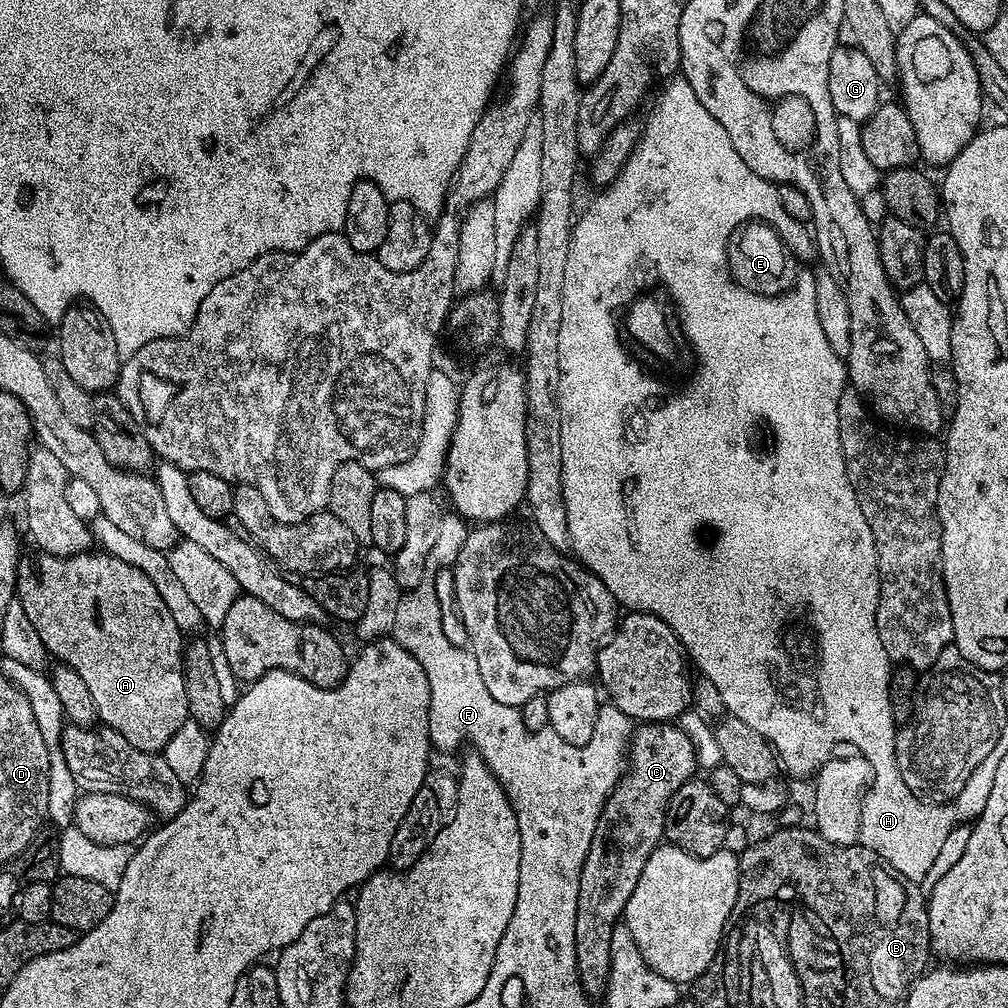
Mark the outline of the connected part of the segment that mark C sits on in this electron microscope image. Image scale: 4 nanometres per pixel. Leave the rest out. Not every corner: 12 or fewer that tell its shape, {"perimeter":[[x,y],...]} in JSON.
{"perimeter":[[672,722],[633,731],[578,886],[576,969],[608,991],[610,938],[664,809],[693,779]]}

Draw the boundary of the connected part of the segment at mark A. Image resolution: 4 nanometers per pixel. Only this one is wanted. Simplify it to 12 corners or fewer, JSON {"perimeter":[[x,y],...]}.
{"perimeter":[[35,554],[18,608],[99,723],[163,753],[185,633],[130,562]]}

